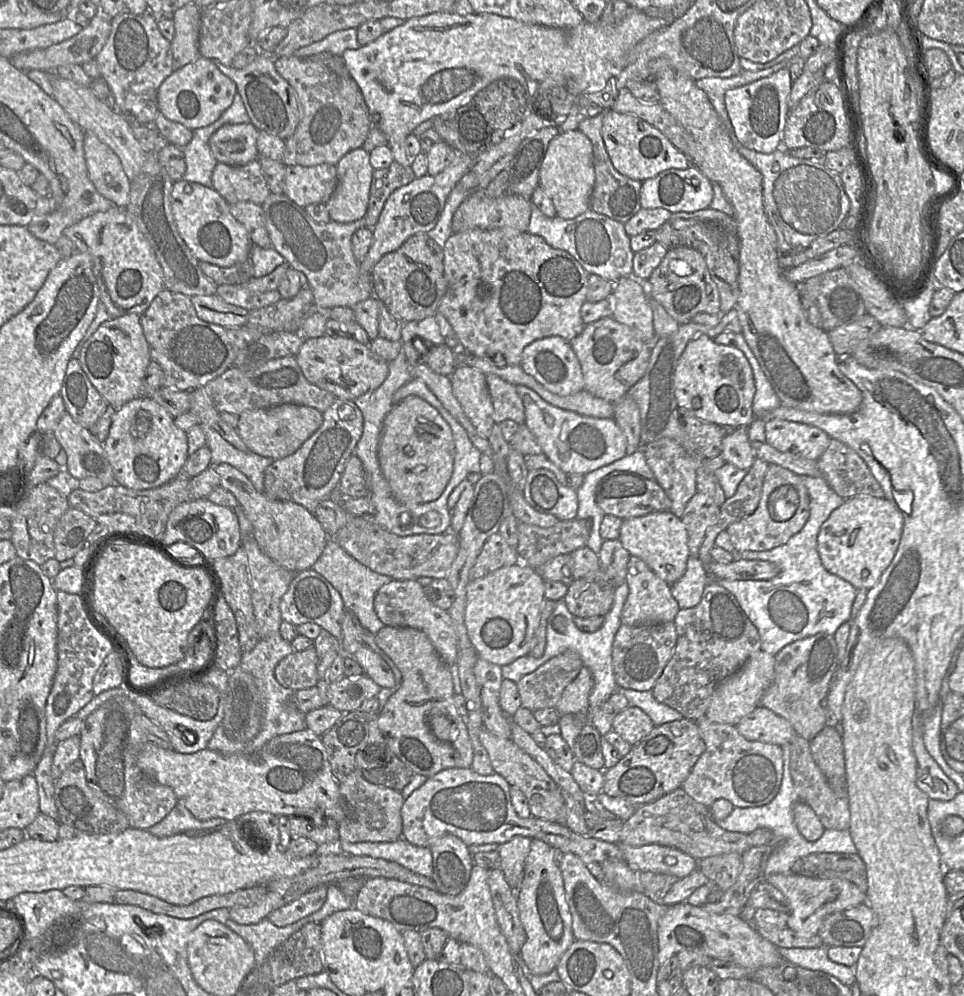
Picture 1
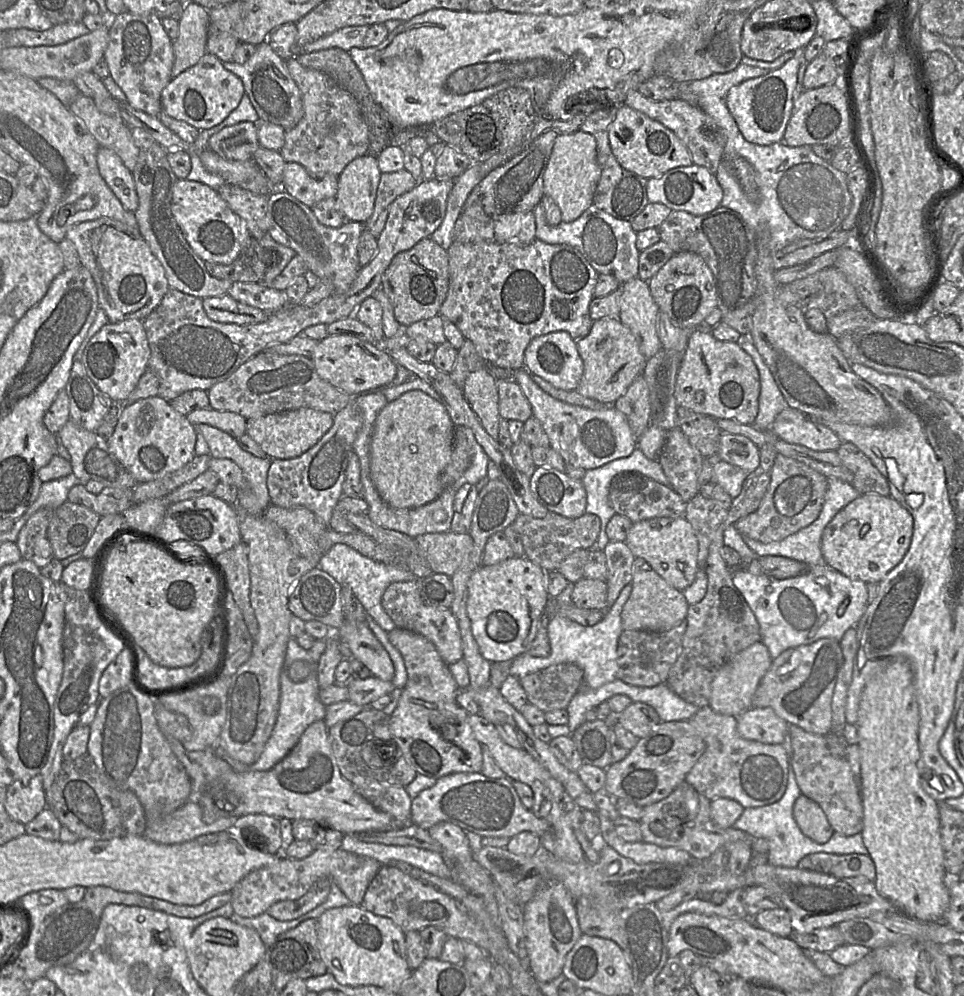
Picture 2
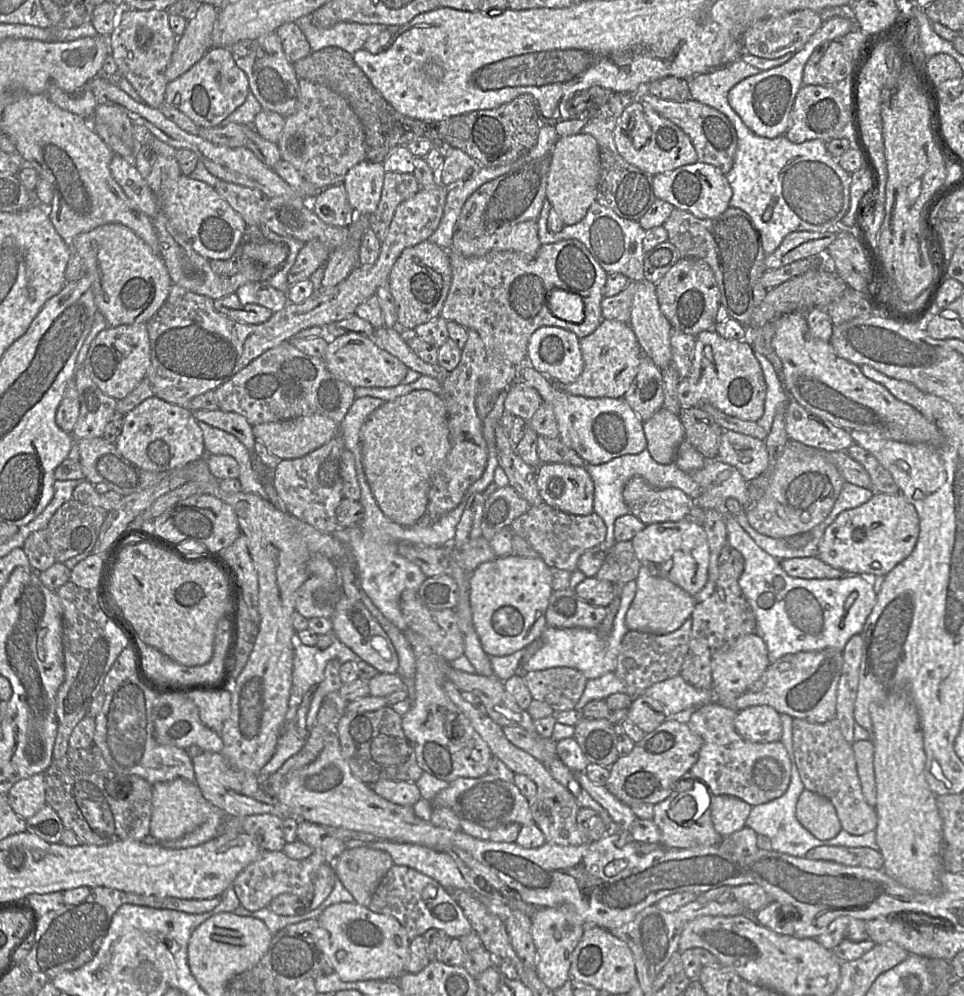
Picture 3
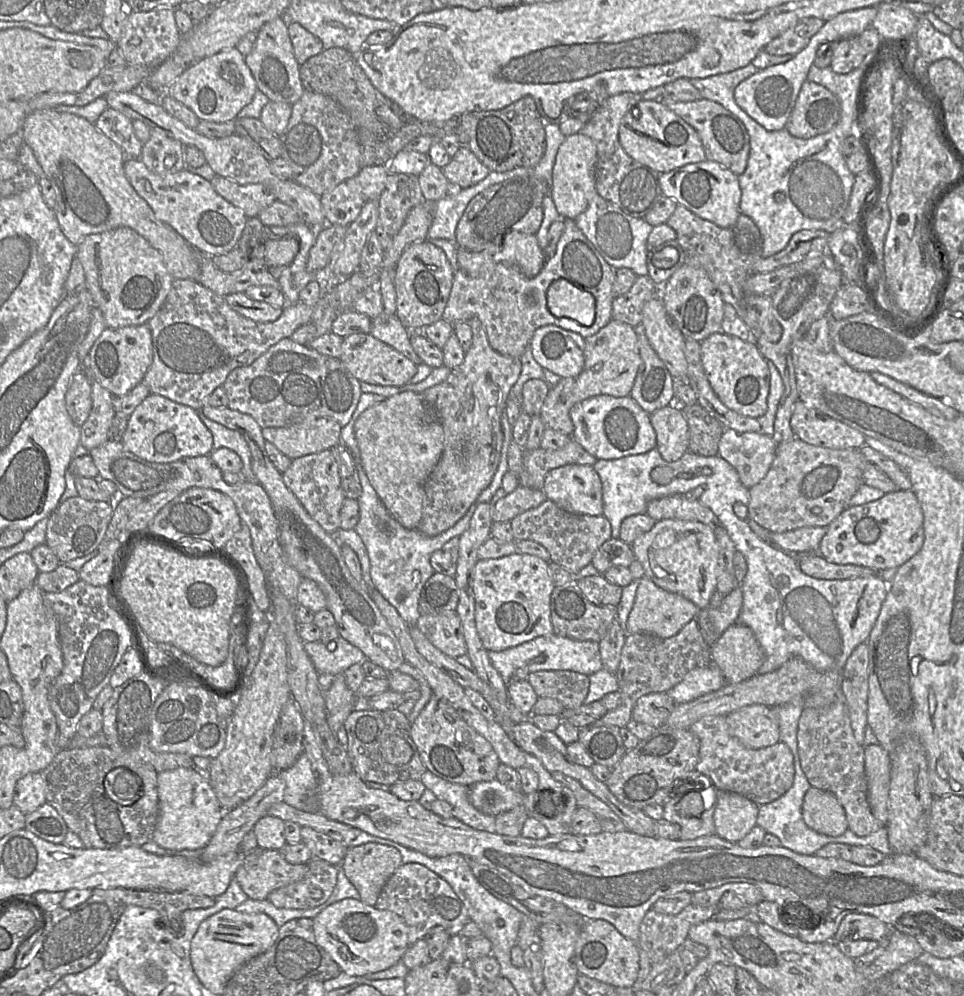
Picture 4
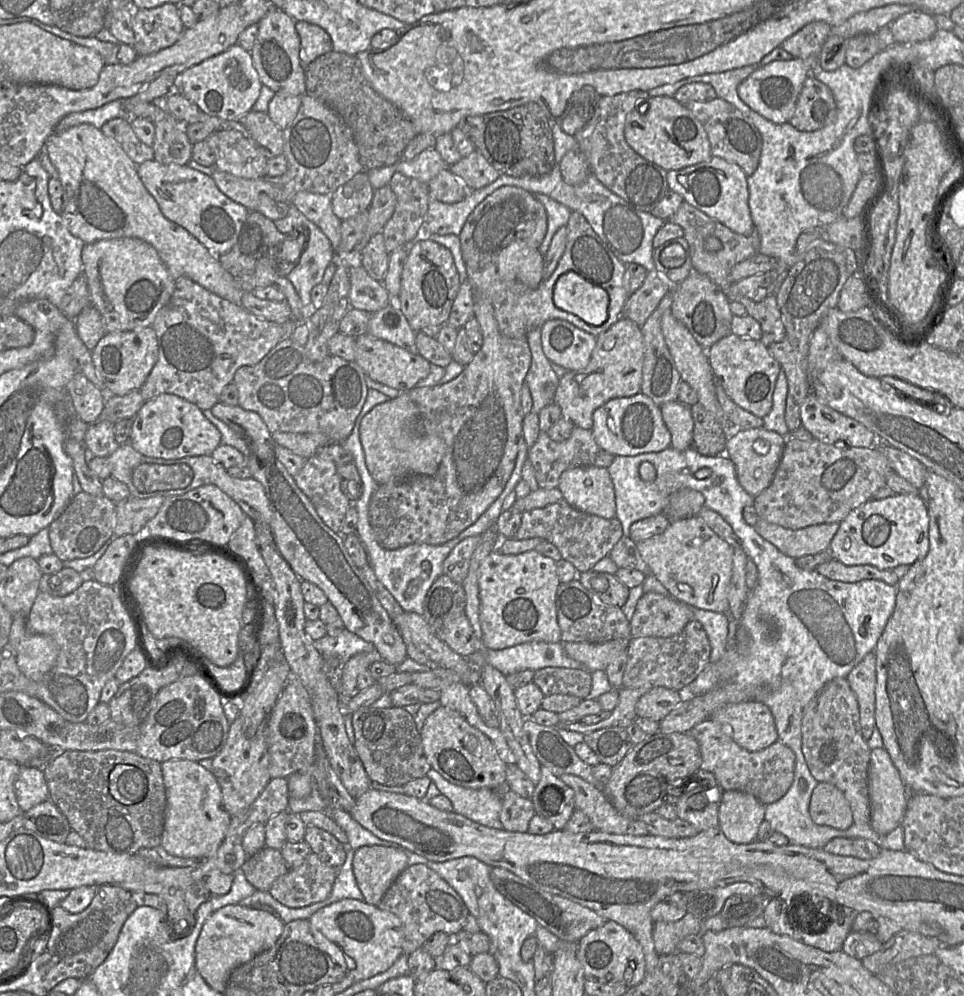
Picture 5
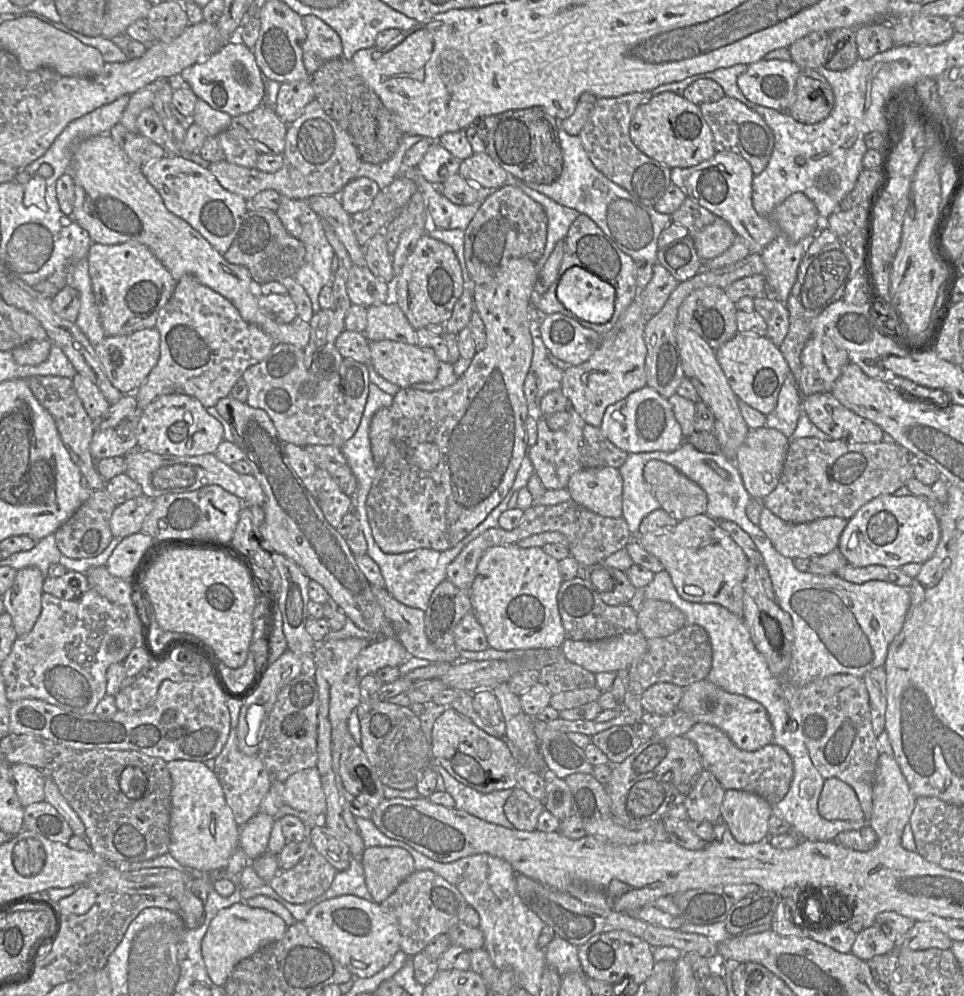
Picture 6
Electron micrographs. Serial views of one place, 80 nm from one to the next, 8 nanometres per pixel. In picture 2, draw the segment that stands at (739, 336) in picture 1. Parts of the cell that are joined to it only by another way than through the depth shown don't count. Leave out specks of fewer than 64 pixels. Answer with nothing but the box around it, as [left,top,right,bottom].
[738,334,788,431]

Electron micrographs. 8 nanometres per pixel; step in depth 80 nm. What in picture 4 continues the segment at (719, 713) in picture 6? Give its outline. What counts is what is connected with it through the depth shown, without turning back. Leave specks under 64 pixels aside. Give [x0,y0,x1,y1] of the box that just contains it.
[726,704,779,749]

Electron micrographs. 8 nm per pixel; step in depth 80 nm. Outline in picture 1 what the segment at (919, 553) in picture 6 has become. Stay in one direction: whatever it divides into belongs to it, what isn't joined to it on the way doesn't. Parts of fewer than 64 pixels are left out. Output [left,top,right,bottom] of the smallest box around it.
[817,496,904,591]

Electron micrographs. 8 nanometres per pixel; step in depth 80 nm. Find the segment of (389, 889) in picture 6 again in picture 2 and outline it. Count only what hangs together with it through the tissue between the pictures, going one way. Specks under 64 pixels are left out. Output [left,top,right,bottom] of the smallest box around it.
[332,857,382,905]

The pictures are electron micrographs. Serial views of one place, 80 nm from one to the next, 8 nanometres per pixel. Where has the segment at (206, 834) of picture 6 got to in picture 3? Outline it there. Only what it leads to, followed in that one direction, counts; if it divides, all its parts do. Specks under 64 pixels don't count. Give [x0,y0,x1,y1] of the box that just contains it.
[150,778,213,840]

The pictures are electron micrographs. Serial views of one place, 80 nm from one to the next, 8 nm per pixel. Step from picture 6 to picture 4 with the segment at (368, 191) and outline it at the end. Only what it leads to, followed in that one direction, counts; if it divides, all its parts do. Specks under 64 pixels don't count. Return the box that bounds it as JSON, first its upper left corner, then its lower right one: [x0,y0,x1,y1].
[320,176,366,227]

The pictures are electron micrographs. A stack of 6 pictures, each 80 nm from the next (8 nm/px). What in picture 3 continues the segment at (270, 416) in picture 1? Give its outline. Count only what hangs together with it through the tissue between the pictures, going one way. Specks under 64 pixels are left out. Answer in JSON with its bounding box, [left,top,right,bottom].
[253,414,340,460]

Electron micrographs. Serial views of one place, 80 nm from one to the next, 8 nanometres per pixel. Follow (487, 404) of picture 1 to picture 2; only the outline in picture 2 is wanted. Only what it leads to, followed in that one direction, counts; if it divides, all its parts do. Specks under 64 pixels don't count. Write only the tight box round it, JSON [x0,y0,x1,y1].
[462,369,500,441]

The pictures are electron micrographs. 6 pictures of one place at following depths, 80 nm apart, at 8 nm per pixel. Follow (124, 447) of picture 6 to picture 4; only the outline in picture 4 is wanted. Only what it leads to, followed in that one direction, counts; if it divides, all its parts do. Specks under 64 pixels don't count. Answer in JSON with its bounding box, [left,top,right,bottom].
[80,374,116,450]

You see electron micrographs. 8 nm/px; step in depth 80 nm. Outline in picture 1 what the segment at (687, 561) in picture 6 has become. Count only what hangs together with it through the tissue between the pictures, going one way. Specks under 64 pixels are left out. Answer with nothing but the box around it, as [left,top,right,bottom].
[619,511,690,585]

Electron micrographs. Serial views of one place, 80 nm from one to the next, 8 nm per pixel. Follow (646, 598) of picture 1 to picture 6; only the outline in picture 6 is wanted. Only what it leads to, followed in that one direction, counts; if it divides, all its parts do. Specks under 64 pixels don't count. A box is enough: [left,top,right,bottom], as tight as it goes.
[637,599,686,639]

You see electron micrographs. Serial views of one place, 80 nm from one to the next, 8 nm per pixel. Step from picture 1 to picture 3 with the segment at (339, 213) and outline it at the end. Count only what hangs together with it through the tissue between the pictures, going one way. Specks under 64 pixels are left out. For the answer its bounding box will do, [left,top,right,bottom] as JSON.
[342,159,385,215]

